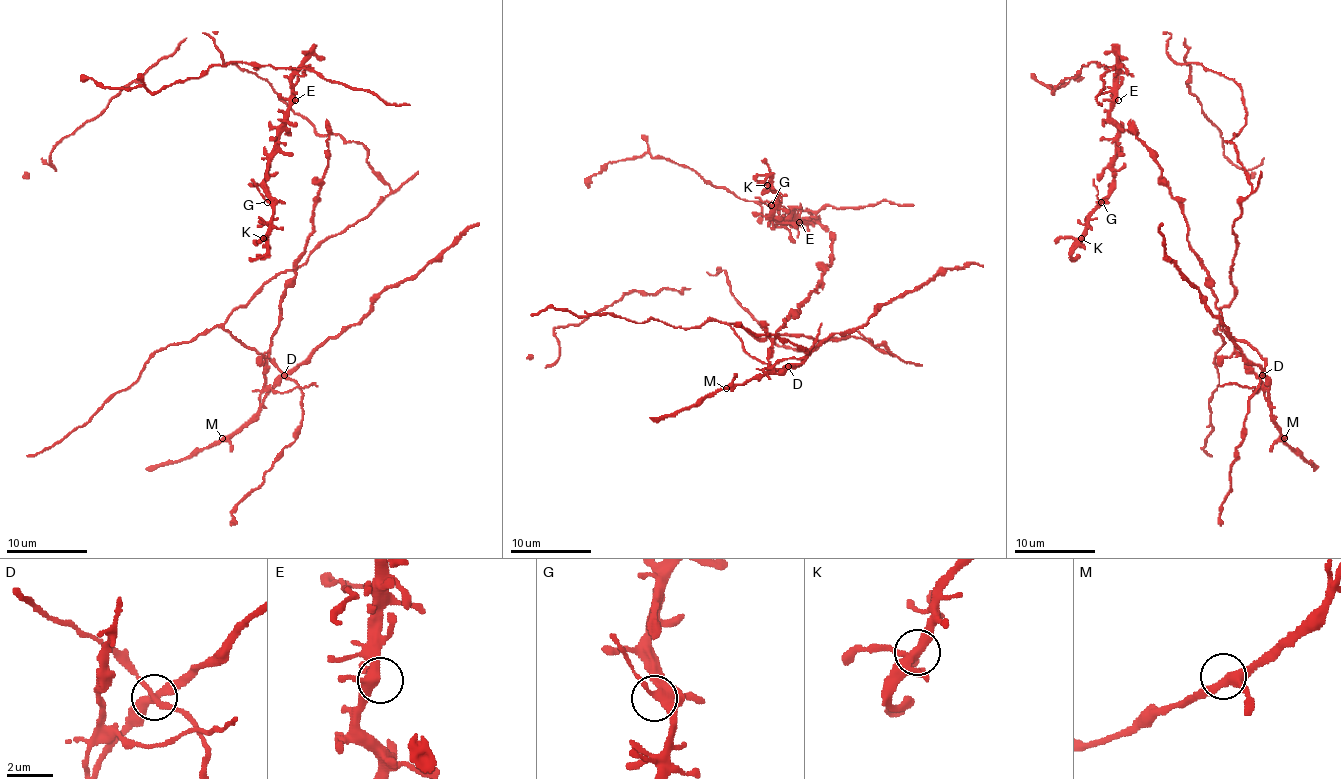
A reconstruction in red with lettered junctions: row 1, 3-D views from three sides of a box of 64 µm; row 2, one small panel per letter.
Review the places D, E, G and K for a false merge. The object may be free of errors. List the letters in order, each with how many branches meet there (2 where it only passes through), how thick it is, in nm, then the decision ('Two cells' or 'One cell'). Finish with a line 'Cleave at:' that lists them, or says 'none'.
D: Branches: 4. Thickness 320 nm. Two cells
E: Branches: 4. Thickness 360 nm. One cell
G: Branches: 4. Thickness 360 nm. One cell
K: Branches: 4. Thickness 320 nm. One cell
Cleave at: D

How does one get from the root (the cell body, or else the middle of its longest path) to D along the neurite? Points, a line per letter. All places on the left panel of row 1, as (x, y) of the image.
D: (226, 330), (246, 348), (261, 352), (283, 375)

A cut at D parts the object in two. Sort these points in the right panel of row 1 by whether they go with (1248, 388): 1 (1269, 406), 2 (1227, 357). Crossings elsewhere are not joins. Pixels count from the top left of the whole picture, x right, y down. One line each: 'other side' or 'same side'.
1: same side
2: same side

